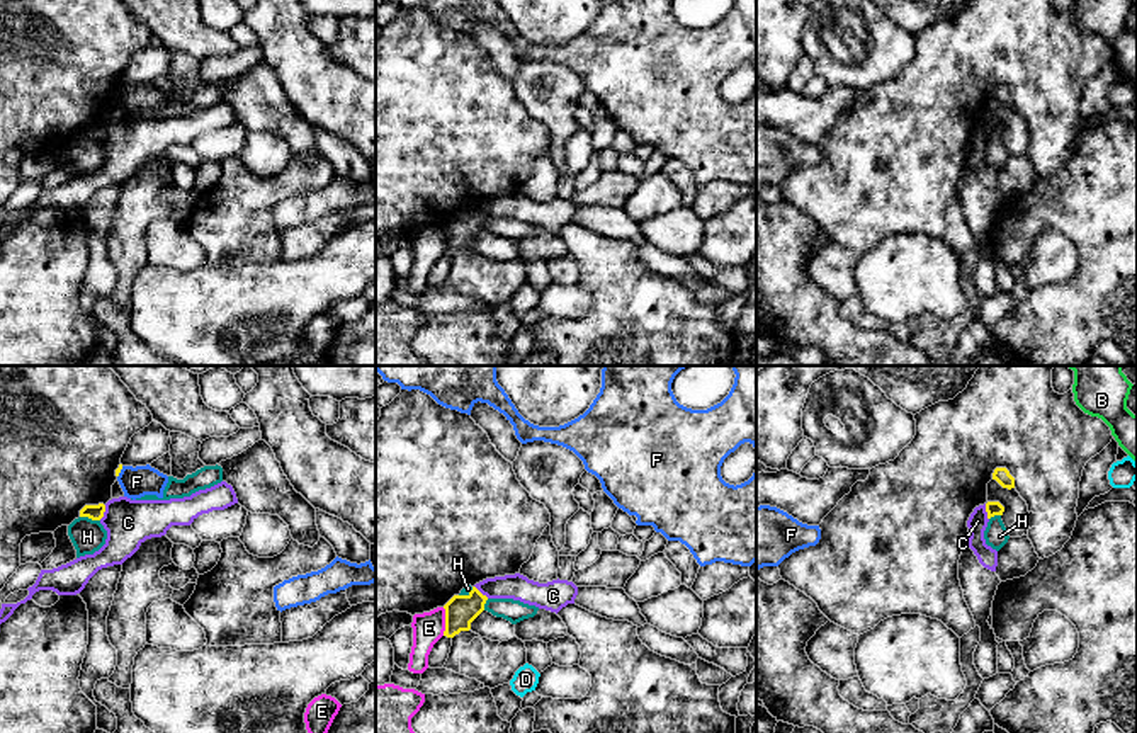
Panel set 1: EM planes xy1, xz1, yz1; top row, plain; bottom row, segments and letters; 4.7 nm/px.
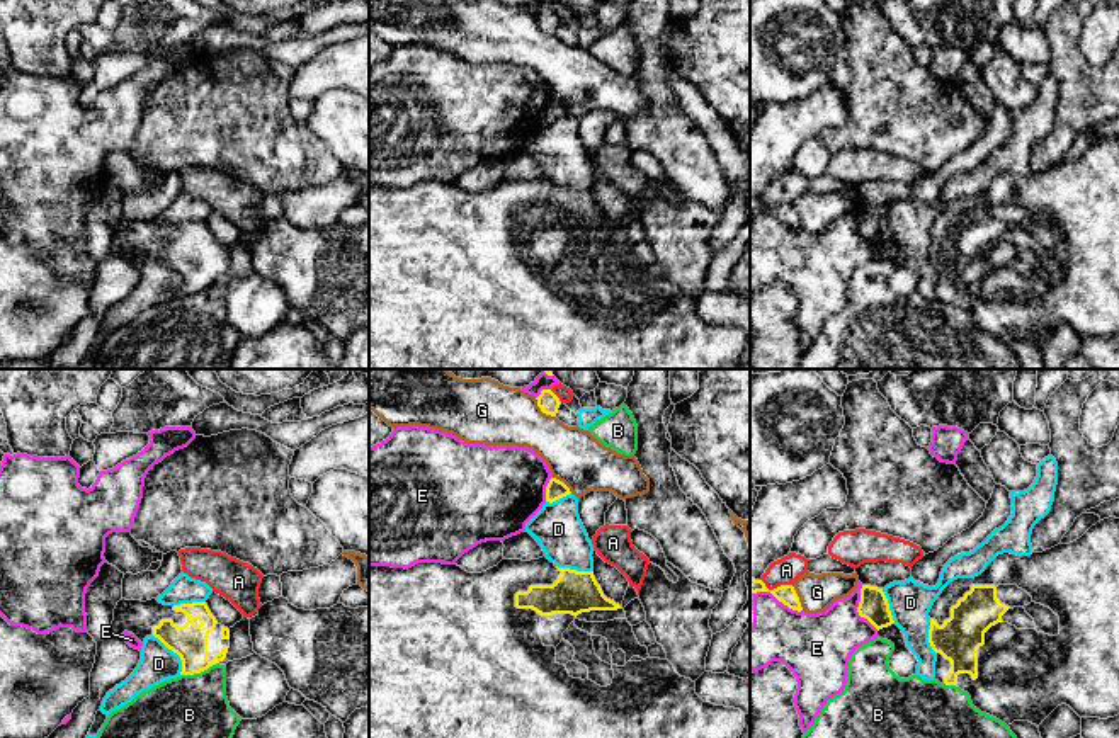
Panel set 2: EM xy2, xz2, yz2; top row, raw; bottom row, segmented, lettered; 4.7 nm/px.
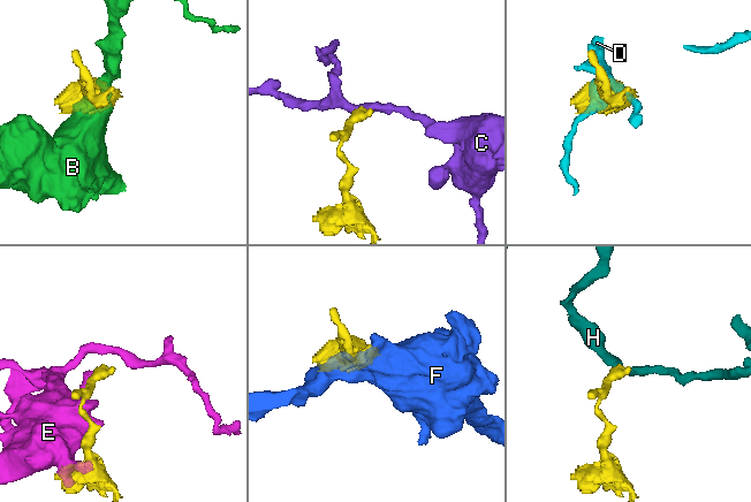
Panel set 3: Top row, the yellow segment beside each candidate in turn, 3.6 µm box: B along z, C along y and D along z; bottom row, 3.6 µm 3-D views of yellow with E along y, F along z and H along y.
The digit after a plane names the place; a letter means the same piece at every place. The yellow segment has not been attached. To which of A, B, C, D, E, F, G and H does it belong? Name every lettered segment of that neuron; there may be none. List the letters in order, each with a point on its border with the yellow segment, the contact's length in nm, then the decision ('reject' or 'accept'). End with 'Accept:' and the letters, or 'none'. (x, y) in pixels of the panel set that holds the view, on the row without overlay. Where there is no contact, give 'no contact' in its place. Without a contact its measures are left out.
A: yz2 (776, 208) | 160 nm | reject
B: xy2 (199, 291) | 200 nm | reject
C: yz1 (986, 130) | 80 nm | reject
D: xy2 (174, 271) | 240 nm | reject
E: yz2 (857, 228) | 240 nm | reject
F: xy1 (119, 90) | 60 nm | reject
G: xz2 (543, 31) | 140 nm | reject
H: xy1 (90, 136) | 100 nm | reject
Accept: none

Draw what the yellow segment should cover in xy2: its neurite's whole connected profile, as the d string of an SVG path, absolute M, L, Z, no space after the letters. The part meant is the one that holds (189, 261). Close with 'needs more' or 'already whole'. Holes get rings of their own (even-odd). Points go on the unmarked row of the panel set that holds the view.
M122 218L114 228L112 253L124 257L124 250L133 252L141 262L151 253L158 257L168 269L180 275L180 294L194 294L207 289L223 281L230 267L230 248L216 240L206 221L163 224L156 218L146 221Z; needs more

